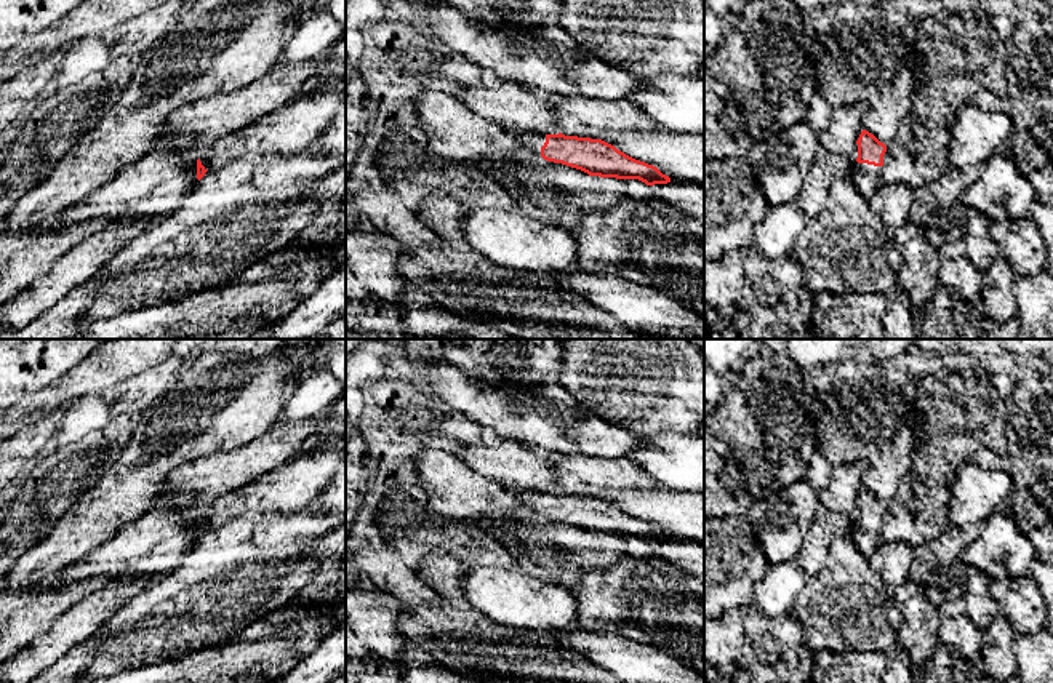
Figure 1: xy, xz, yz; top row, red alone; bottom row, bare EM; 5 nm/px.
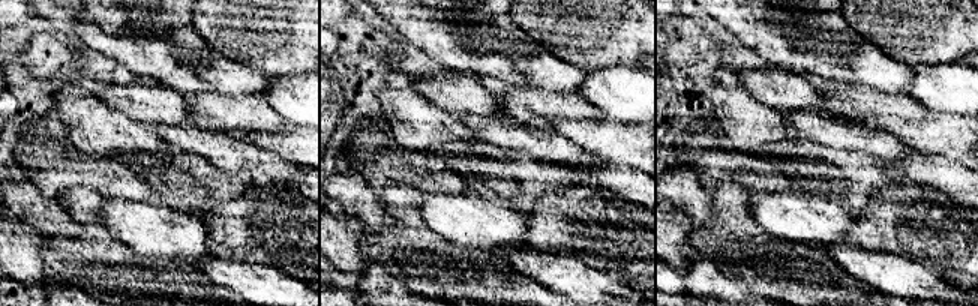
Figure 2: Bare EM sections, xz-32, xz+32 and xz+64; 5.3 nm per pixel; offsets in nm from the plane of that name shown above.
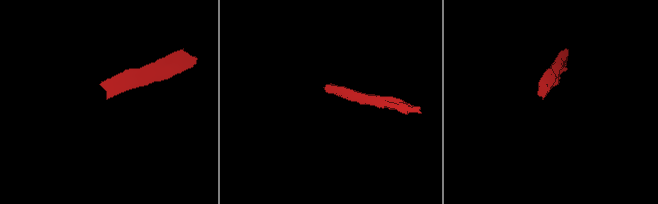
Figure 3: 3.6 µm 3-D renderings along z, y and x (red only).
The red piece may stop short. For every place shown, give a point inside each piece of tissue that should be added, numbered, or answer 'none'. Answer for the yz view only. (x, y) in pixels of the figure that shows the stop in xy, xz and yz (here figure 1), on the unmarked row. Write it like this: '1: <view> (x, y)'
1: yz (866, 536)

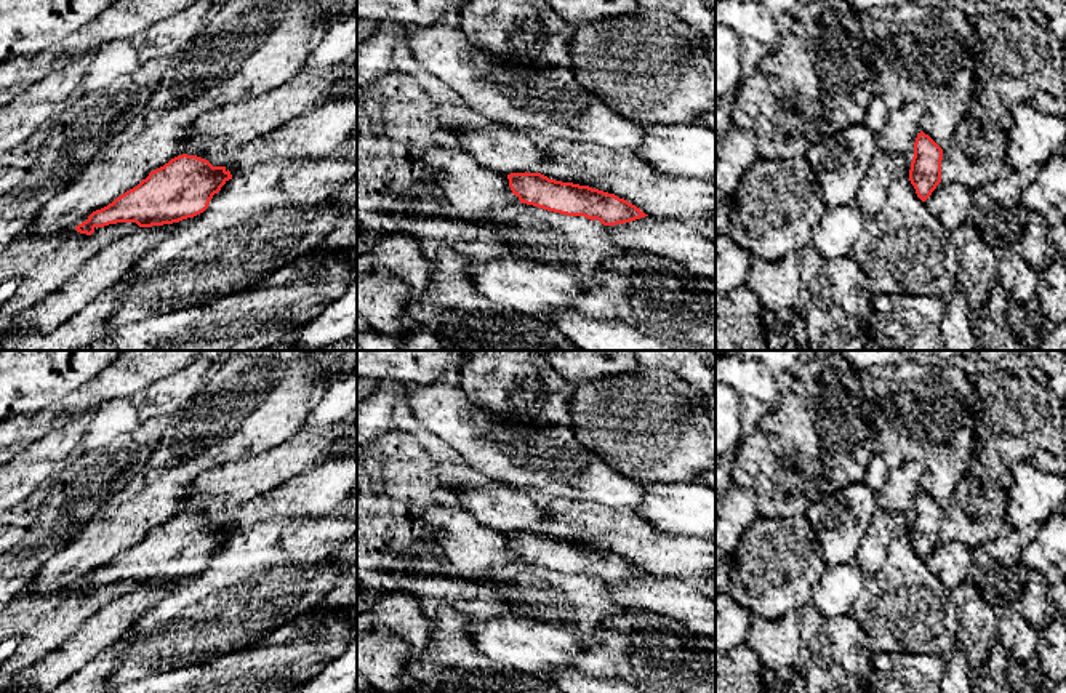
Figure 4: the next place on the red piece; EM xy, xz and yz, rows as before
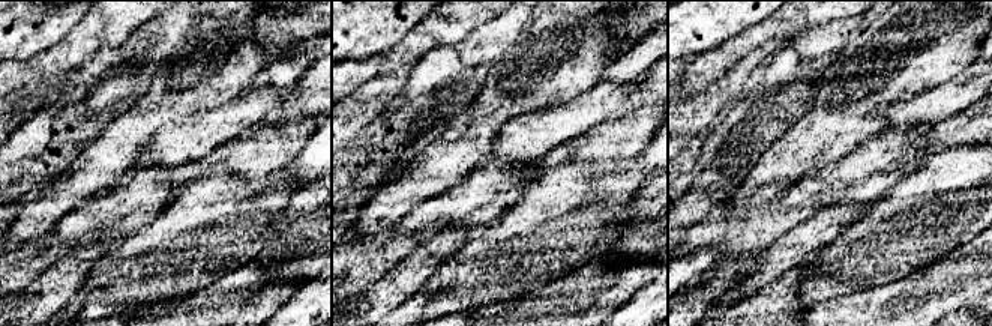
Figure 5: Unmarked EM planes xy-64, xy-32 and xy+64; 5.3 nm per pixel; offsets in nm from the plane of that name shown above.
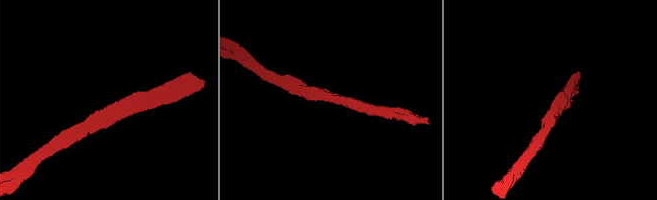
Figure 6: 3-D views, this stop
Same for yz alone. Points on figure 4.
none

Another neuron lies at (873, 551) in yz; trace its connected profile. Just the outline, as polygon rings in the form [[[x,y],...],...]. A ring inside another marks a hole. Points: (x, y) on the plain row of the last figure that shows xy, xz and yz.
[[[880,507],[874,512],[853,559],[868,578],[880,570],[887,559],[890,543],[909,536],[911,520],[906,515],[885,512]]]

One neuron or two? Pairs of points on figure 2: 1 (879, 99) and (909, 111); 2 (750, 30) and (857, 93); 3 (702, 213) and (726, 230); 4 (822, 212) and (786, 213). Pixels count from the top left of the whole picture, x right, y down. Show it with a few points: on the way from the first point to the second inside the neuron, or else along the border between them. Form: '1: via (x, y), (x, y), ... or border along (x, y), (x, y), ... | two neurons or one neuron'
1: via (887, 104), (902, 105) | one neuron
2: border along (848, 83), (870, 84), (882, 92) | two neurons
3: border along (711, 191), (713, 219), (701, 225) | two neurons
4: via (813, 213), (795, 213) | one neuron

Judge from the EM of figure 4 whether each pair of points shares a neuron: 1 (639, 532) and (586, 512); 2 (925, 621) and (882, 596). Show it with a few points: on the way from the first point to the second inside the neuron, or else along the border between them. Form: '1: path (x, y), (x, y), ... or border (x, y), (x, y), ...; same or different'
1: path (626, 524), (599, 519); same
2: path (914, 615), (903, 607), (893, 607); same

